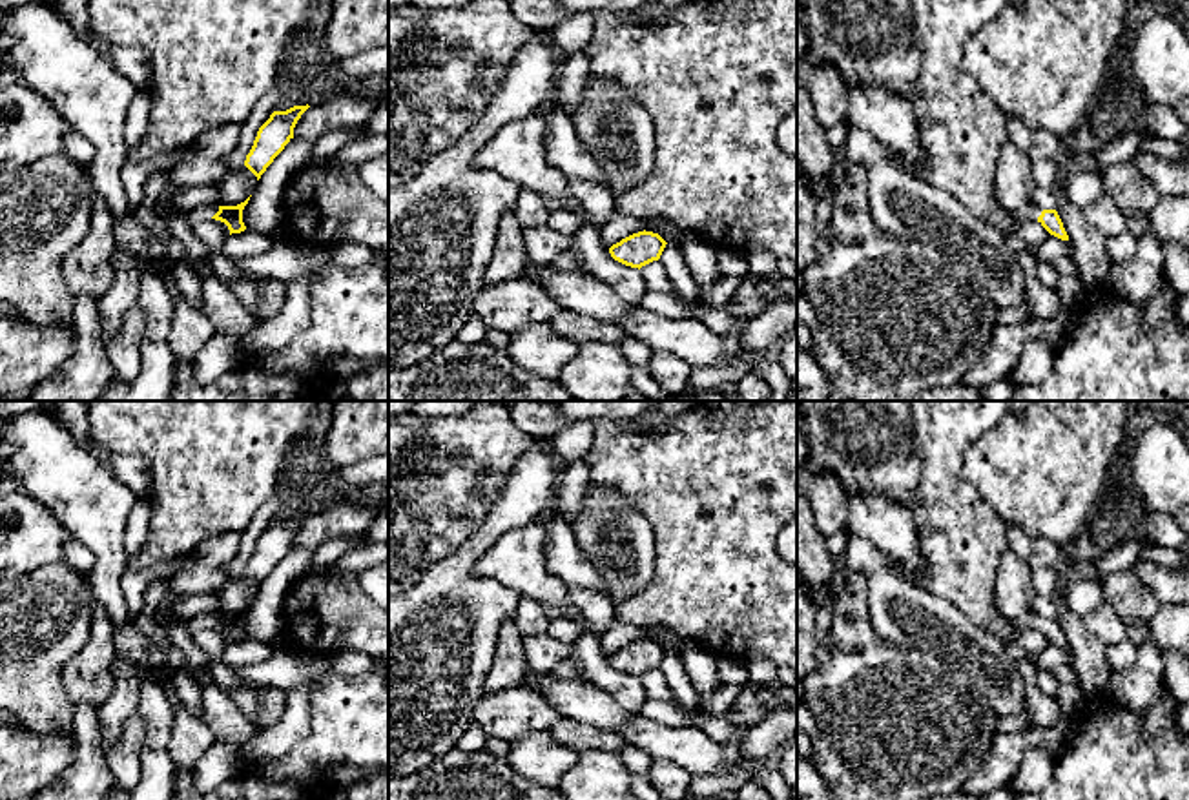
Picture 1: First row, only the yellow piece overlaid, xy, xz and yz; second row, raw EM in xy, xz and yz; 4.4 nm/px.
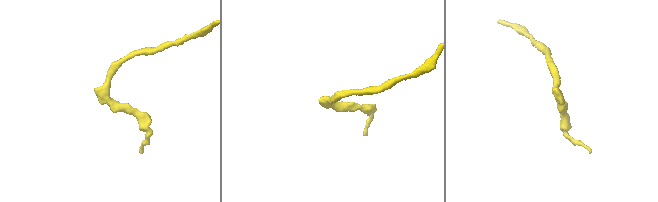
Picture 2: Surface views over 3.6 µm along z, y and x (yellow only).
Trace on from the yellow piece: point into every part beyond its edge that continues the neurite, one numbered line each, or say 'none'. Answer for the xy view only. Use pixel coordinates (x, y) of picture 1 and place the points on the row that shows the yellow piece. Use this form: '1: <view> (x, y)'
1: xy (203, 214)

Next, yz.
1: yz (1031, 212)

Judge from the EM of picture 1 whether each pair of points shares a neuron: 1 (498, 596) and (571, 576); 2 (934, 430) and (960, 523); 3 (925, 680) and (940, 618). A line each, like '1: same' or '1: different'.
1: different
2: same
3: different

